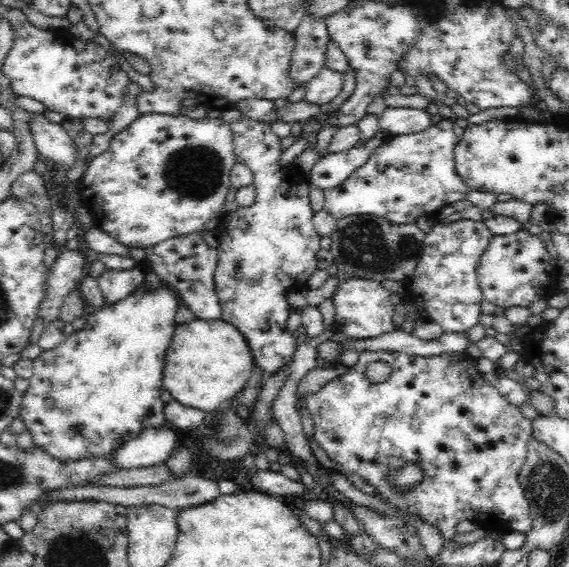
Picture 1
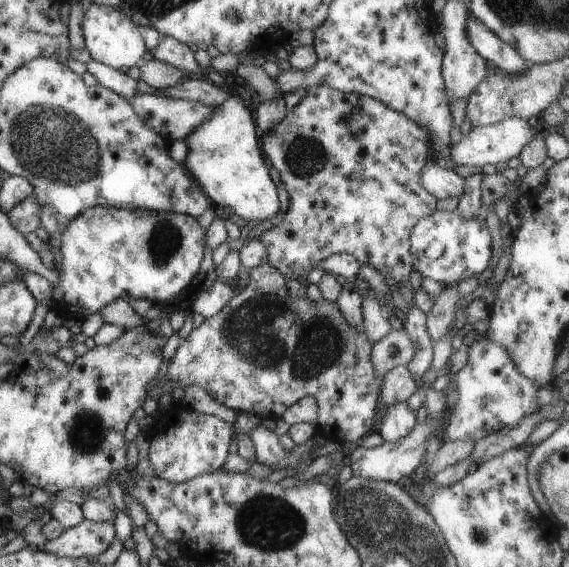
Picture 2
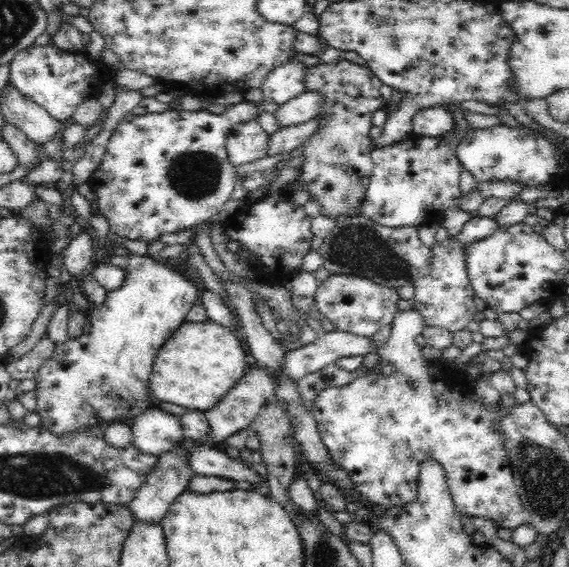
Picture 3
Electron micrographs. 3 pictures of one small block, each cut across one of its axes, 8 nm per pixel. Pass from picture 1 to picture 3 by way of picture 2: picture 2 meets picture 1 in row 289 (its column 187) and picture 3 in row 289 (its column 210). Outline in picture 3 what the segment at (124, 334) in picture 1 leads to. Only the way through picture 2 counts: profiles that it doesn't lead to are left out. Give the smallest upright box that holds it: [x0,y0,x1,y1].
[35,254,202,435]

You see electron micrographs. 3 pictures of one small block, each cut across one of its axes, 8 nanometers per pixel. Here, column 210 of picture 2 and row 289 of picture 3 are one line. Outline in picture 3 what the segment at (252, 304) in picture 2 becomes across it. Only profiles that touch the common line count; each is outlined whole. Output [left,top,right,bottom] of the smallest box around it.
[314,274,400,338]

